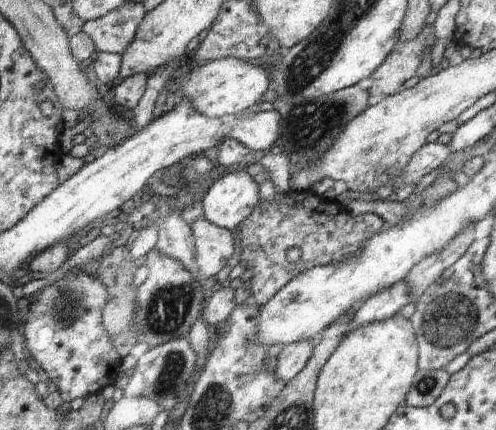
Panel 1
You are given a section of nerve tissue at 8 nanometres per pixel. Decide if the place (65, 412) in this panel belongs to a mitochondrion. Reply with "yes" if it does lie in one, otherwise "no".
no

